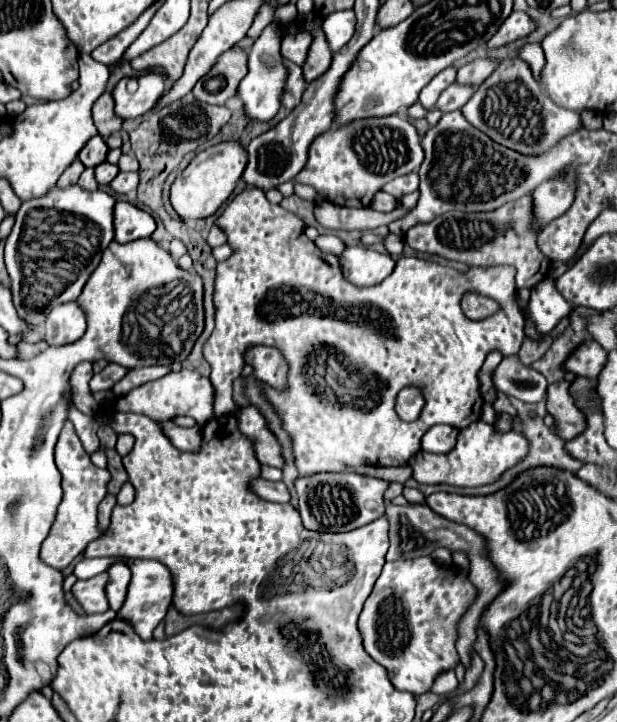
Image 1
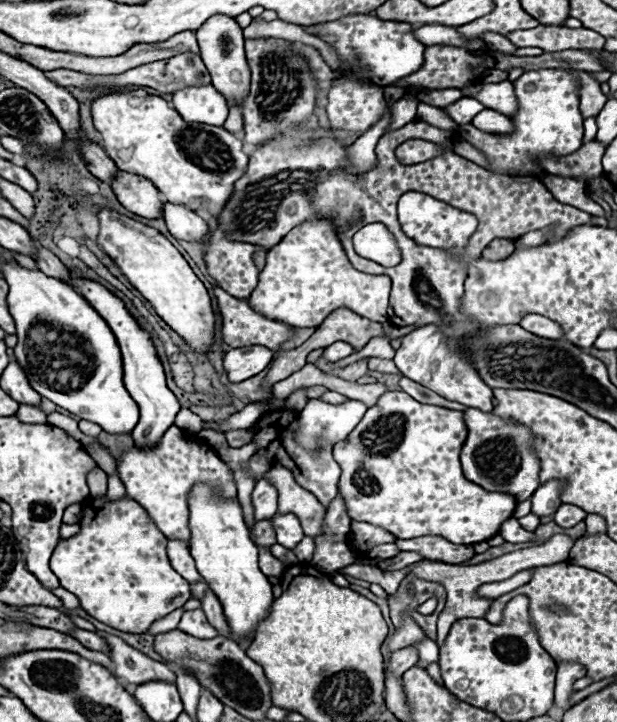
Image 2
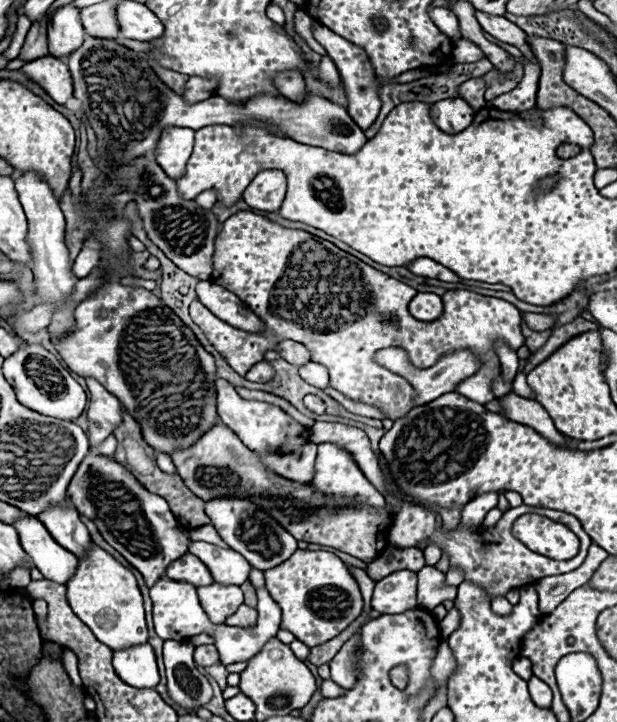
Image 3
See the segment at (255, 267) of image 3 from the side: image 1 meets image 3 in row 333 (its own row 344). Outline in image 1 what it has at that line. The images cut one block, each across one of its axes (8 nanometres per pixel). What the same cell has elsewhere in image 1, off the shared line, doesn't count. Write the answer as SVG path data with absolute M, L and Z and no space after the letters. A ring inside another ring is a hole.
M246 188L240 194L234 196L234 200L226 206L226 210L220 214L220 218L214 222L228 238L228 246L234 250L232 256L224 262L218 262L216 266L216 280L214 280L214 330L210 338L202 348L202 354L206 358L206 362L210 364L212 372L210 372L210 382L214 386L214 416L224 416L224 414L234 414L236 406L232 402L232 382L240 376L242 366L244 366L244 350L248 348L248 344L266 344L266 346L274 346L282 352L286 364L288 364L288 386L286 390L278 392L276 388L264 384L262 392L264 396L270 400L270 404L274 406L276 414L282 420L282 428L288 432L290 440L292 440L292 454L294 454L294 462L300 474L310 474L310 472L336 472L342 470L344 466L374 466L374 468L390 468L390 466L406 466L408 460L420 450L420 438L422 434L434 426L434 424L447 424L454 428L466 428L469 423L480 420L480 412L482 412L482 396L480 396L480 386L478 386L478 378L476 372L480 370L482 362L486 360L486 356L492 350L498 350L502 356L514 356L518 354L522 342L524 342L524 316L518 308L518 304L514 302L514 294L516 294L516 284L514 284L514 268L510 266L498 266L498 268L470 268L466 274L450 268L450 266L438 266L434 262L426 262L420 258L400 258L396 262L394 272L378 286L370 286L370 288L358 288L354 284L350 284L346 278L342 278L342 270L340 270L340 262L336 256L332 254L324 254L322 250L316 248L316 244L312 240L306 238L304 234L304 222L286 212L284 208L280 208L278 204L270 204L264 196L262 190L258 188ZM466 292L476 292L488 298L494 298L500 302L500 310L494 316L488 316L484 320L470 320L464 312L462 312L462 298ZM406 386L416 386L422 388L422 396L424 396L424 408L418 416L418 420L414 422L404 422L400 420L400 416L394 410L396 404L396 396L402 388Z

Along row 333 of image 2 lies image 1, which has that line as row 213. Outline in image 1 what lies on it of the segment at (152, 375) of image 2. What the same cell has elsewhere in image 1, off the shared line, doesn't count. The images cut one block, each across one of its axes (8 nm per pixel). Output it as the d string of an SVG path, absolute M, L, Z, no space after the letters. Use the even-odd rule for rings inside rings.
M116 202L114 206L114 240L116 242L132 242L138 238L148 238L156 228L154 218L128 204L128 202Z

